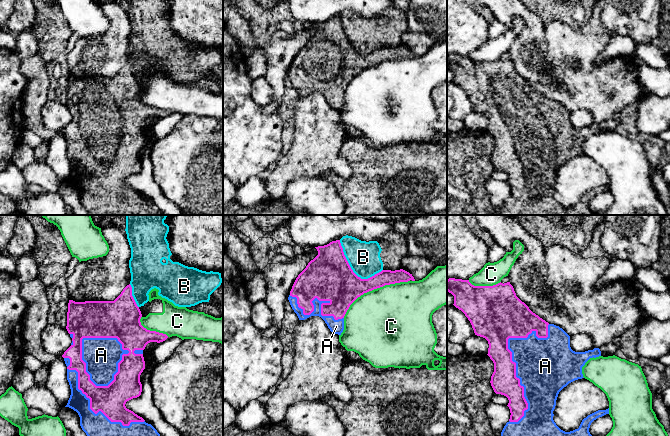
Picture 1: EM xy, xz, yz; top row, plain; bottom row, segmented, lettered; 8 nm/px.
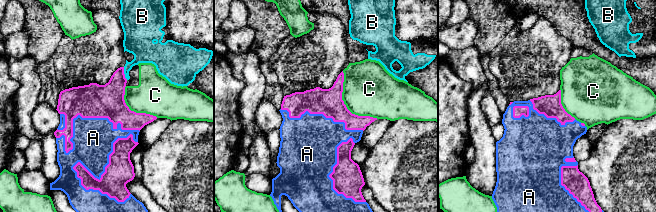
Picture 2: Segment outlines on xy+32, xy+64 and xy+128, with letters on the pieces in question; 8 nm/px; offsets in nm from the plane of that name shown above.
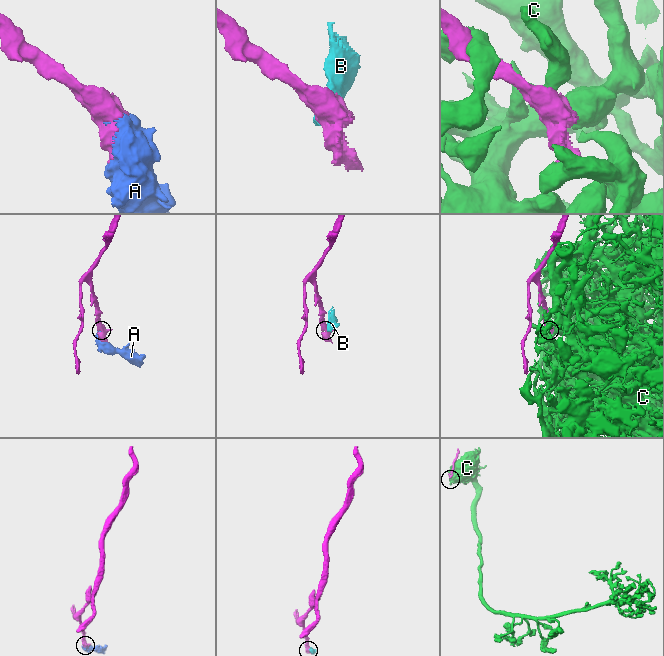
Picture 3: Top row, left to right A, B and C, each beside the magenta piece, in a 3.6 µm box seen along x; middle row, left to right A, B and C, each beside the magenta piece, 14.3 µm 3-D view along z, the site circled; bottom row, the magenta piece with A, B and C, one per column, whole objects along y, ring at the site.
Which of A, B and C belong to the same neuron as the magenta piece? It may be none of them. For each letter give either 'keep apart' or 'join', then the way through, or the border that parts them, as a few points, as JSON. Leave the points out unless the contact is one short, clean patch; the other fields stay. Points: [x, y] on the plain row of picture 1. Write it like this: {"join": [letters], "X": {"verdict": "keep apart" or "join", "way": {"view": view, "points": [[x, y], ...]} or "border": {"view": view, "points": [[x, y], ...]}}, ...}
{"join": ["A"], "A": {"verdict": "join"}, "B": {"verdict": "keep apart"}, "C": {"verdict": "keep apart"}}

